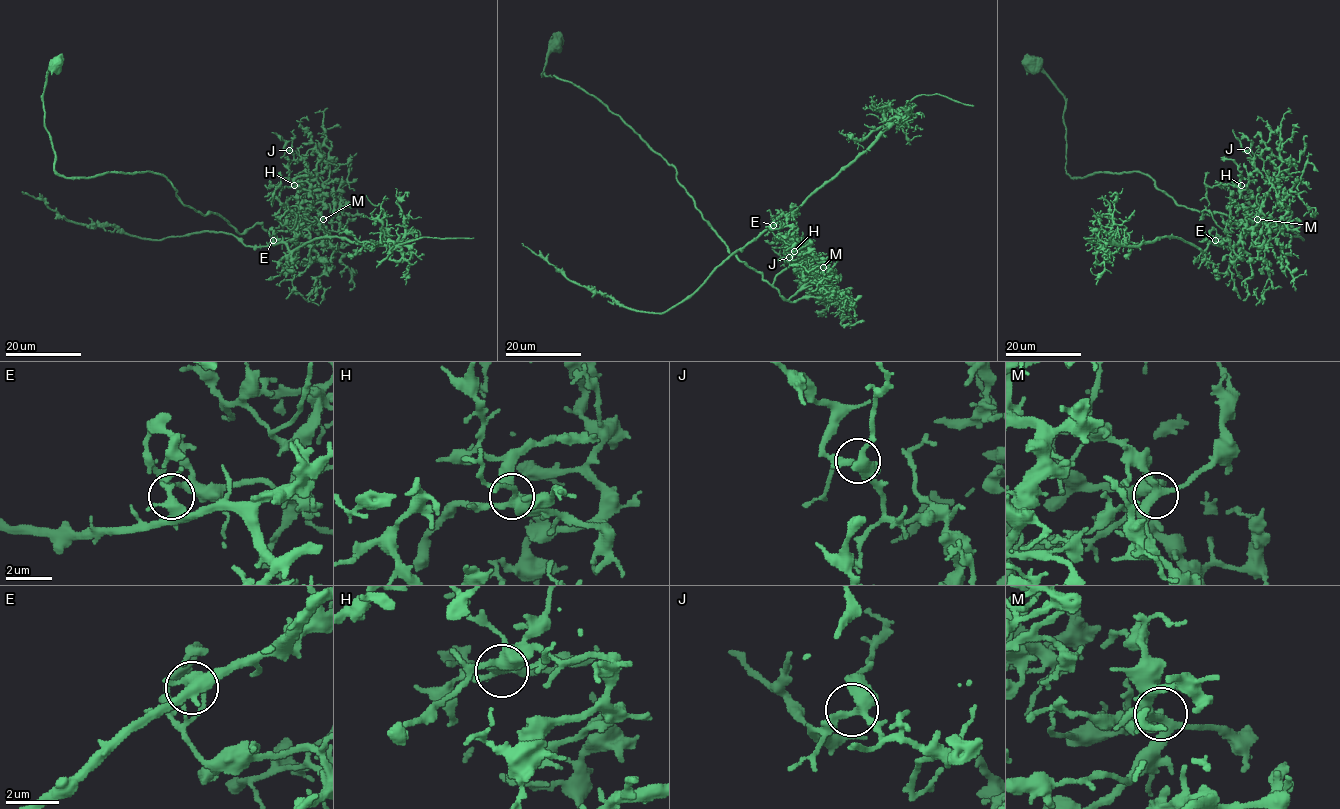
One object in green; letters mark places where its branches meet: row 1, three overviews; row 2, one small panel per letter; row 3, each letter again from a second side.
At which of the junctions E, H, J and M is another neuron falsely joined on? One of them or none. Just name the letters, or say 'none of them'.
E

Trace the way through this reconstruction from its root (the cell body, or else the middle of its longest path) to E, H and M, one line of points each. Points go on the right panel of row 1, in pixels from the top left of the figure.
E: (1031, 63), (1064, 97), (1071, 177), (1146, 174), (1179, 205), (1274, 231), (1242, 220), (1215, 240)
H: (1031, 63), (1064, 97), (1071, 177), (1146, 174), (1179, 205), (1274, 231), (1247, 225), (1256, 197), (1241, 185)
M: (1031, 63), (1064, 97), (1071, 177), (1146, 174), (1179, 205), (1227, 214), (1250, 233), (1289, 218), (1257, 219)

